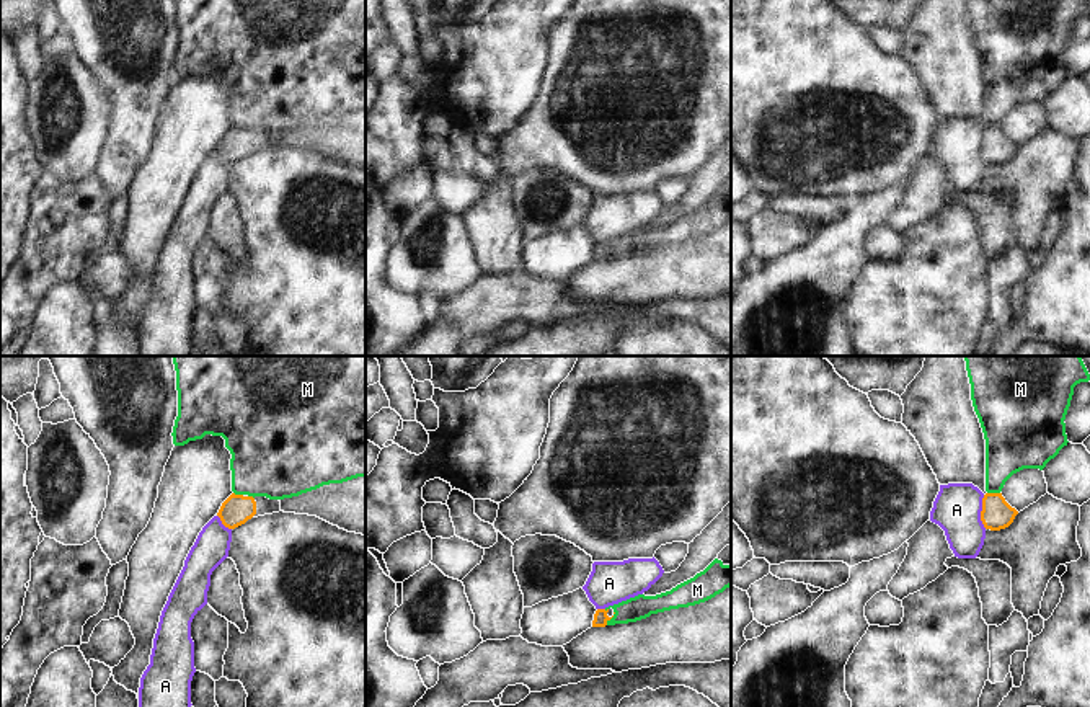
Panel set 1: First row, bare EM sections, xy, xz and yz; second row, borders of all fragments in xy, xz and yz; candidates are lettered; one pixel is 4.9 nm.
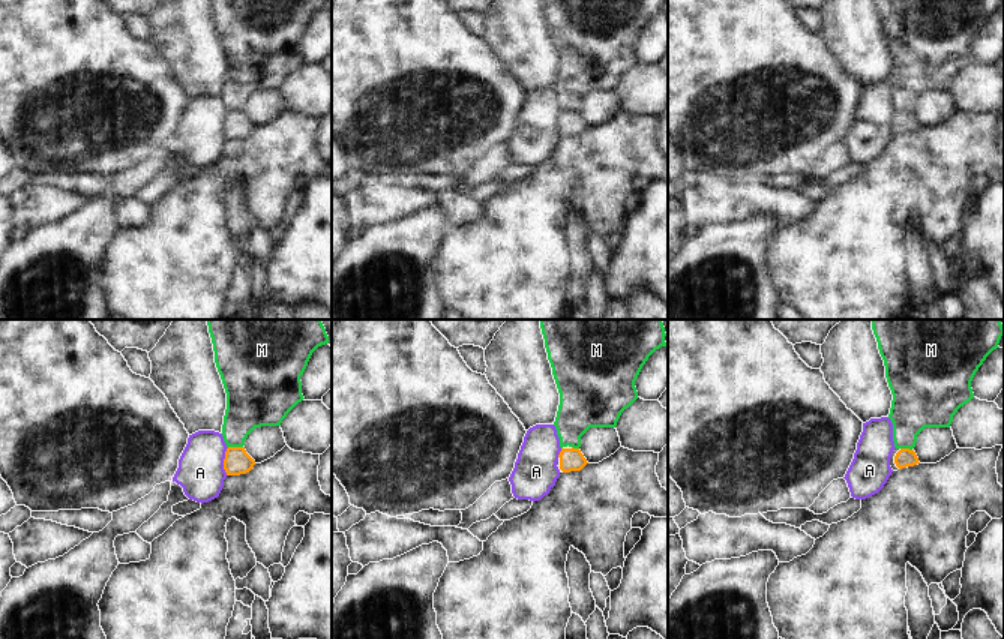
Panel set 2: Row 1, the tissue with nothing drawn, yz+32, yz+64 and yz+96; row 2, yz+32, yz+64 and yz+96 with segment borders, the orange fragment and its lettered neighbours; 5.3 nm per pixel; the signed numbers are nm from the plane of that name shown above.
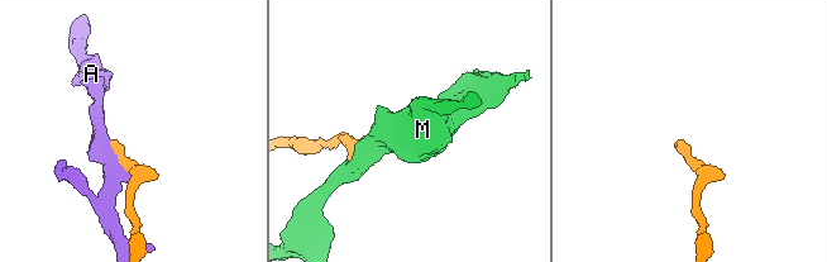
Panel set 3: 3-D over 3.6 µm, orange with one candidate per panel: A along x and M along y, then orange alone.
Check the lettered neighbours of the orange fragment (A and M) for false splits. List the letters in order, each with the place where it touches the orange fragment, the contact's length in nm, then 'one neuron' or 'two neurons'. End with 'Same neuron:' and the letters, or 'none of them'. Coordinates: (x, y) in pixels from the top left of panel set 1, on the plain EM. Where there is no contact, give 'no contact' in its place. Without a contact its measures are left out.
A: yz (981, 146) | 170 nm | two neurons
M: xz (612, 250) | 80 nm | two neurons
Same neuron: none of them

